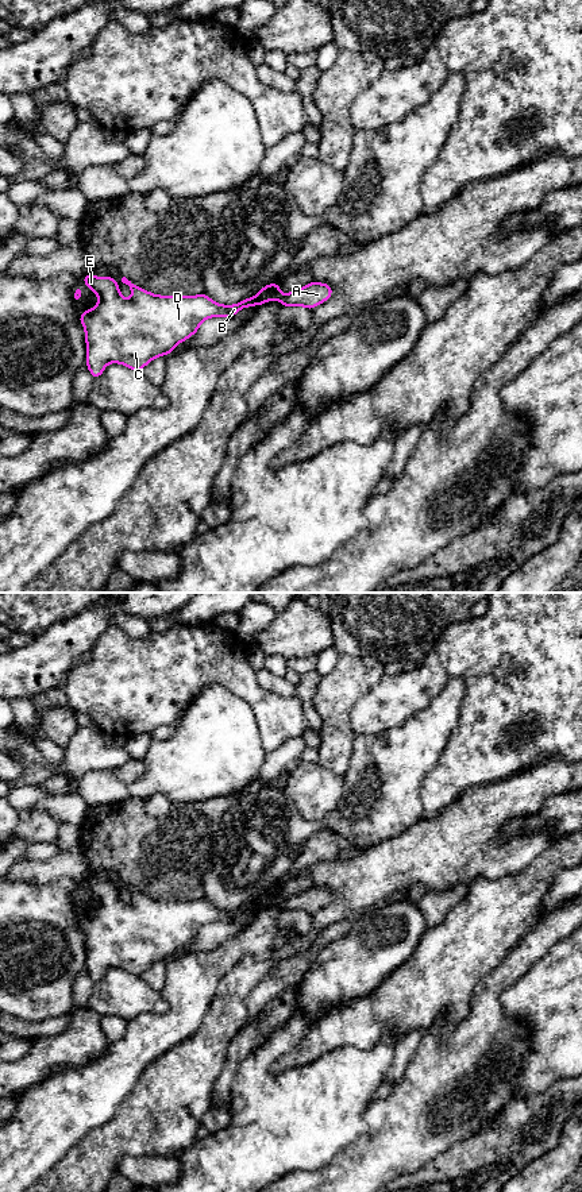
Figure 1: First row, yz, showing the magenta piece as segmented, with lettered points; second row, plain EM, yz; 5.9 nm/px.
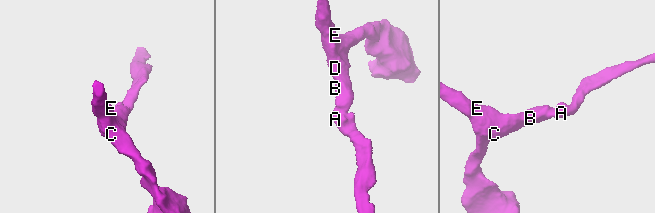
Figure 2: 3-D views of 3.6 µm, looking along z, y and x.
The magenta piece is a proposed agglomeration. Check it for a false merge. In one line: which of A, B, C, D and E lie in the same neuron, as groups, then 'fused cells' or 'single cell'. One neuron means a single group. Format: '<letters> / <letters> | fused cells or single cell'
A B C D E | single cell

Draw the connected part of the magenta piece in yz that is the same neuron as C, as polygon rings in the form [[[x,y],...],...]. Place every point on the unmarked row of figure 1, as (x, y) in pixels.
[[[84,880],[84,888],[99,902],[97,910],[89,915],[84,915],[80,921],[80,926],[85,933],[86,971],[93,984],[103,979],[108,968],[115,967],[131,975],[140,976],[149,967],[161,960],[167,961],[177,949],[194,940],[205,923],[215,921],[232,922],[242,913],[262,910],[271,904],[280,904],[284,913],[297,910],[313,914],[332,899],[332,892],[320,887],[311,887],[288,899],[280,896],[280,888],[269,888],[257,900],[246,903],[239,909],[220,910],[212,906],[205,898],[189,902],[157,900],[138,892],[126,882],[122,883],[122,887],[128,890],[132,896],[130,904],[126,904],[120,899],[113,883]]]

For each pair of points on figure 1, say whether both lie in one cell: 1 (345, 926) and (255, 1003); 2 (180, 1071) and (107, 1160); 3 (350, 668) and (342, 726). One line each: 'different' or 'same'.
1: same
2: same
3: same

